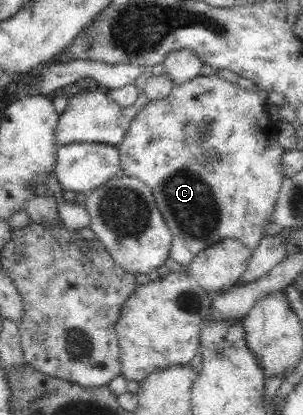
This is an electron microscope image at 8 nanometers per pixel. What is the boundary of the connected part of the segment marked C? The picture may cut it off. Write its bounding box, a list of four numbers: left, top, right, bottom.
[118,74,286,266]

